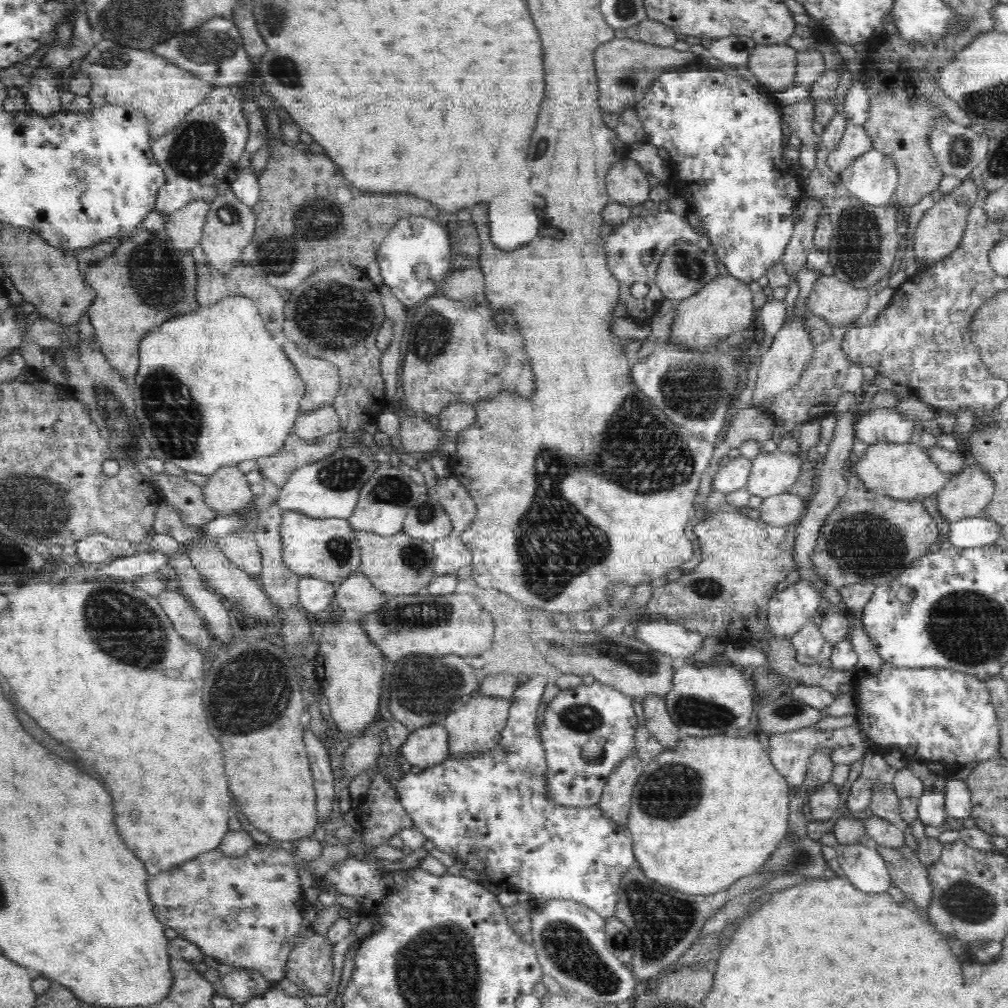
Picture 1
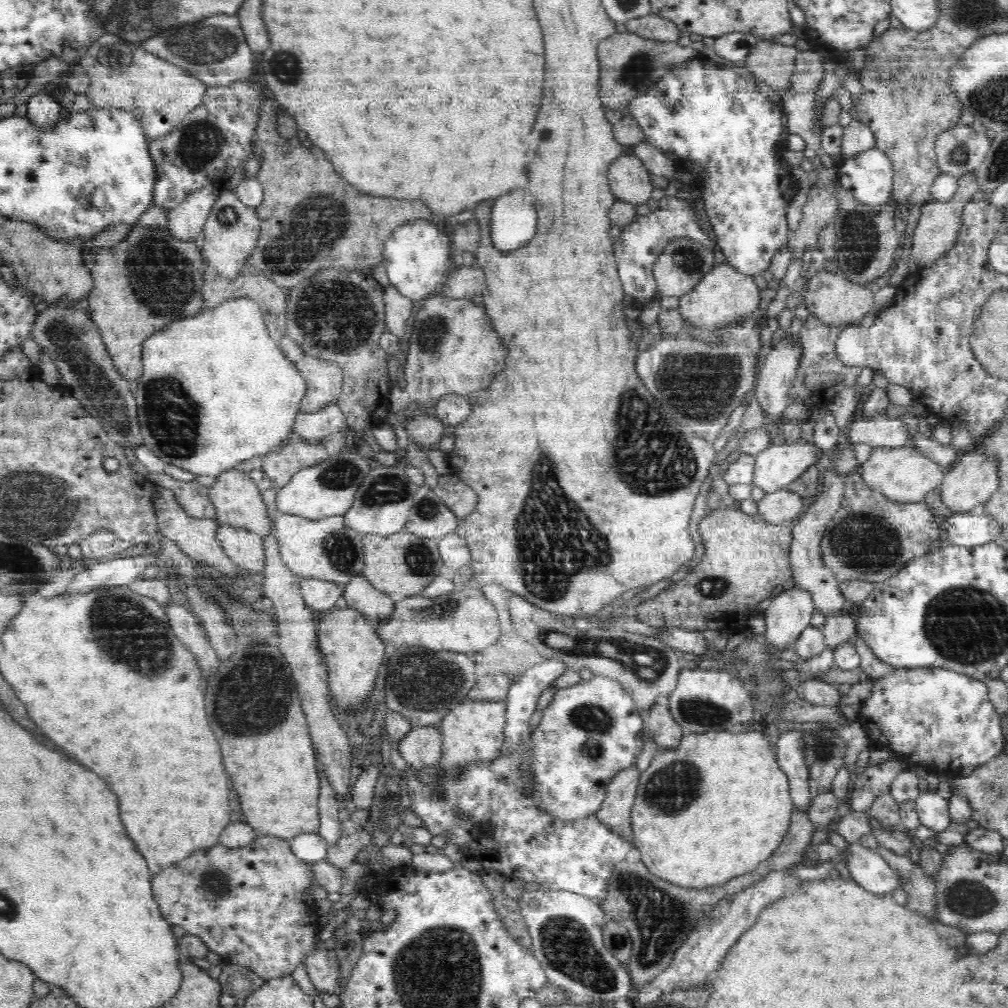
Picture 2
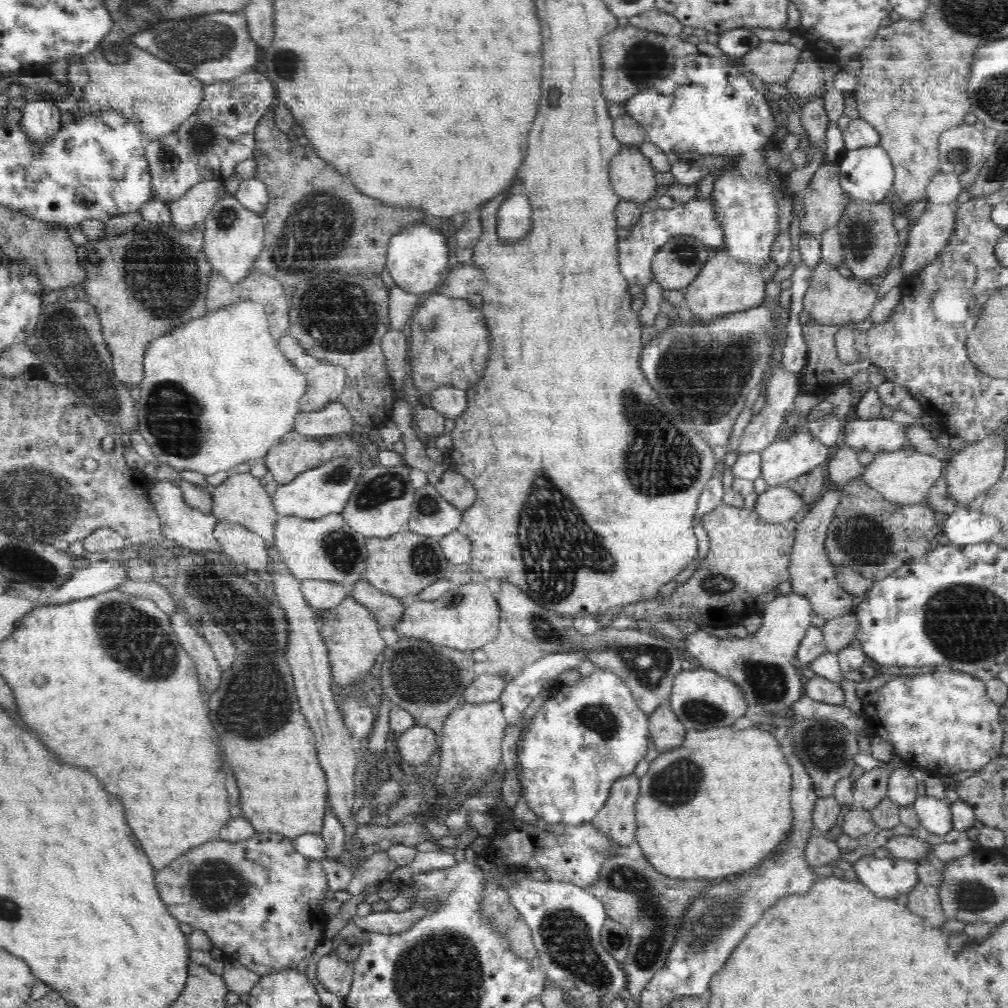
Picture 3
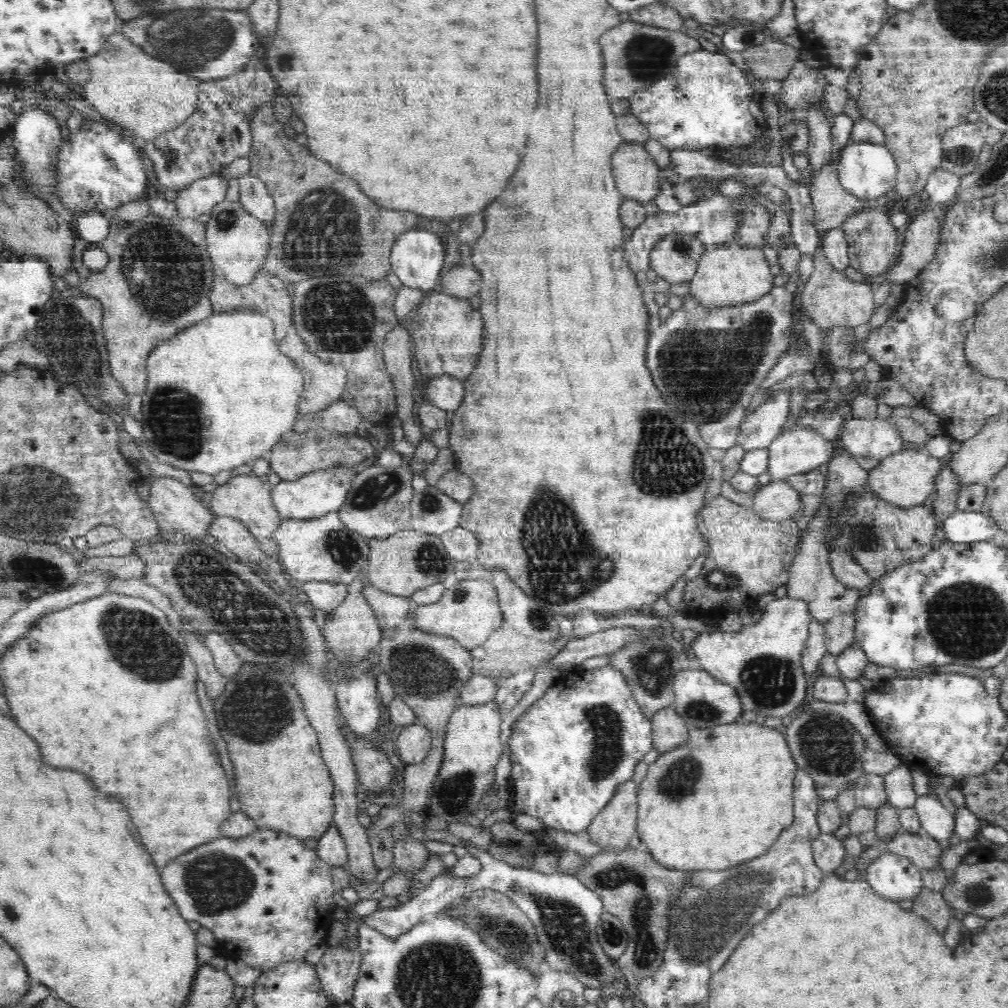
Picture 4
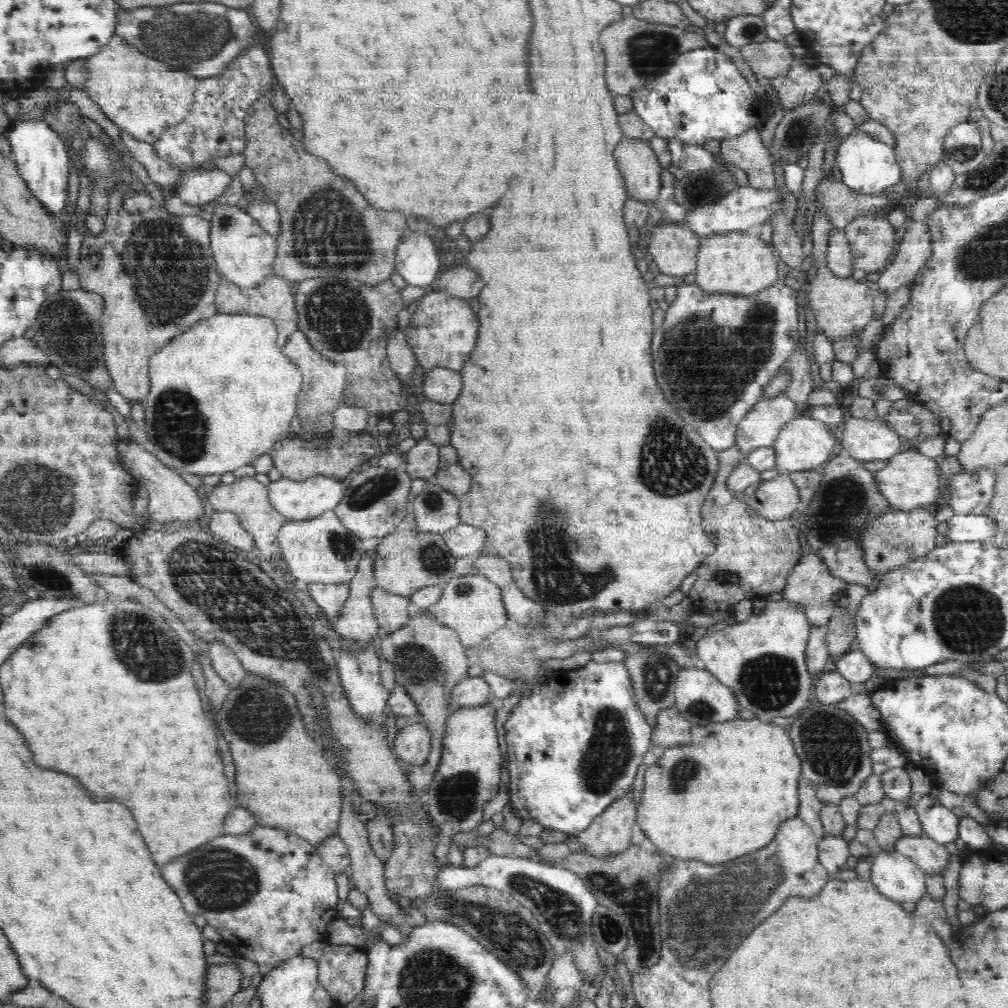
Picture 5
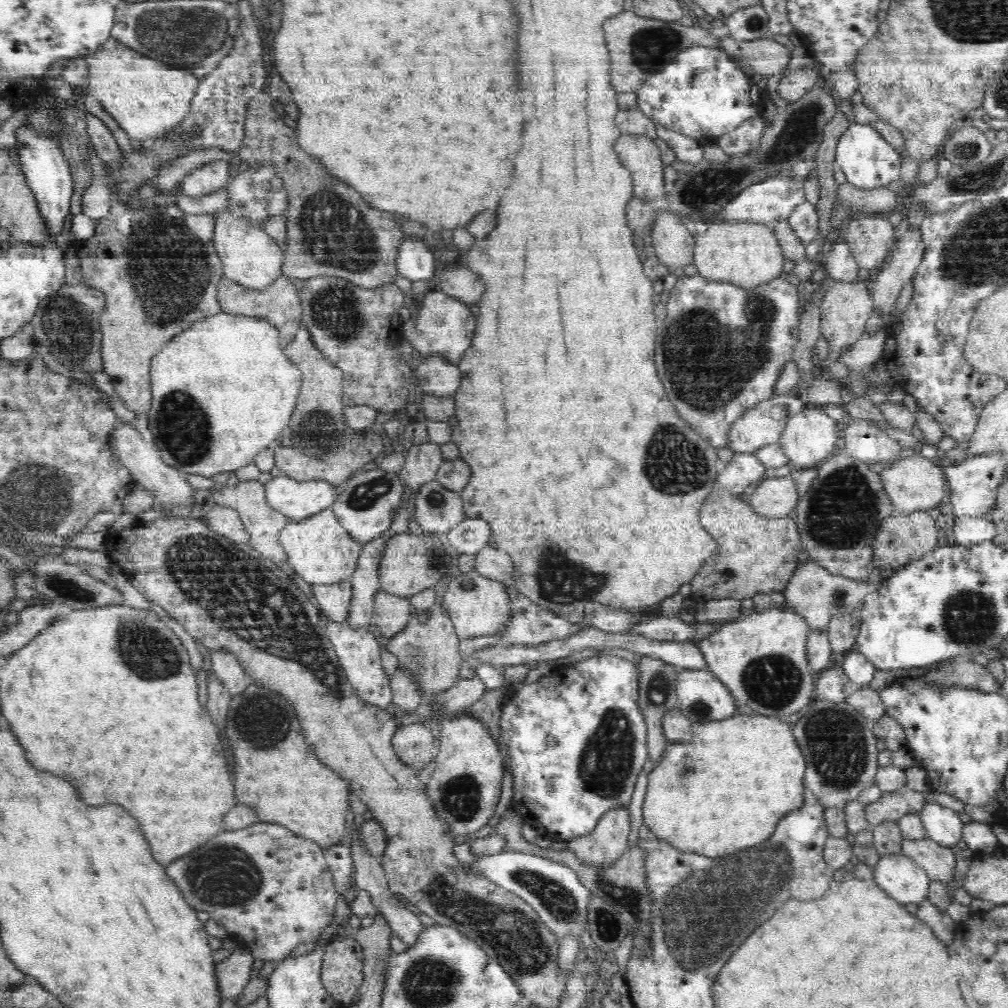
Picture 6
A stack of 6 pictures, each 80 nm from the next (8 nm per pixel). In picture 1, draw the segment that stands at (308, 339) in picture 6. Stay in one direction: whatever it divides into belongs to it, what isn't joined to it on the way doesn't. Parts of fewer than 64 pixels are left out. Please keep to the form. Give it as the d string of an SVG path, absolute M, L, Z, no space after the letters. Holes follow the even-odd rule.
M287 339L282 347L286 356L294 362L297 373L306 384L306 392L299 406L301 411L311 411L333 404L338 397L342 396L337 366L327 360L306 356L291 340Z

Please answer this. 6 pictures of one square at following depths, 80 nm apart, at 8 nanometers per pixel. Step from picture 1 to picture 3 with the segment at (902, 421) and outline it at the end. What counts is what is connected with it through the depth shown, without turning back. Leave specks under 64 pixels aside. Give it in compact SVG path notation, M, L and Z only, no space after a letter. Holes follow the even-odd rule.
M882 416L871 419L856 418L842 425L841 438L856 451L898 451L907 446L904 426Z

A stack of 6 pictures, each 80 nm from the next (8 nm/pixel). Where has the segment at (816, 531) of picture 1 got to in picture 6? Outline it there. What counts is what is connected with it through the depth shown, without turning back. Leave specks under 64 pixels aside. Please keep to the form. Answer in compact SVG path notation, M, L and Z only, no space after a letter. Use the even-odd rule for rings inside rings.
M808 560L803 565L799 565L797 570L793 572L792 578L782 593L785 596L785 606L804 617L810 631L826 631L830 619L834 615L843 612L857 613L863 607L866 595L878 590L881 582L882 580L874 582L874 584L866 584L866 582L838 577L828 572L824 567Z

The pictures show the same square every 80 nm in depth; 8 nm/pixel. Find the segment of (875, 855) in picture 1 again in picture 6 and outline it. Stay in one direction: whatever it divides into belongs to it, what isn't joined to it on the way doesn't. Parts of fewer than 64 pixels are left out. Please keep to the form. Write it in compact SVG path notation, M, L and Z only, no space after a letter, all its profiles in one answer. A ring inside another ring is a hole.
M901 852L881 856L873 868L873 879L884 892L903 905L924 902L932 881L914 859Z

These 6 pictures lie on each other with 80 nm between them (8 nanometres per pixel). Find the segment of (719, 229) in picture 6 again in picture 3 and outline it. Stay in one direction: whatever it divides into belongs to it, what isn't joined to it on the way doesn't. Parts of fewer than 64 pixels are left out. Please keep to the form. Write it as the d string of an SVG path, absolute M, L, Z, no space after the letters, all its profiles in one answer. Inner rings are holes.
M723 250L716 256L709 257L694 283L690 284L684 292L686 294L684 294L683 305L690 309L694 317L702 321L714 321L716 317L743 312L744 309L758 306L760 300L764 298L764 280L756 266L736 261L726 250Z

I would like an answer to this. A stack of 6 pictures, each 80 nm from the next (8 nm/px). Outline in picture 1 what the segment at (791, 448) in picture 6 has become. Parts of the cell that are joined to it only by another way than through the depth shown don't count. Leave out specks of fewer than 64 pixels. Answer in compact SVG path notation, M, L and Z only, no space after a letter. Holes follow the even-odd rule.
M762 450L752 461L751 473L747 482L750 496L759 496L762 499L787 492L801 471L804 463L799 454L765 452Z

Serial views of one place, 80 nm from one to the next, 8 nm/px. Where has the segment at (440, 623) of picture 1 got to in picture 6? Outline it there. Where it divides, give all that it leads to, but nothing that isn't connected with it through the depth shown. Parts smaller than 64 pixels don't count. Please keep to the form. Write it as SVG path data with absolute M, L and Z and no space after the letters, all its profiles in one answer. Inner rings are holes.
M472 570L457 573L448 584L444 592L442 605L448 608L448 615L452 621L458 638L476 638L482 635L494 635L499 631L502 622L511 614L511 598L506 592L507 588L501 581L482 576L478 571Z

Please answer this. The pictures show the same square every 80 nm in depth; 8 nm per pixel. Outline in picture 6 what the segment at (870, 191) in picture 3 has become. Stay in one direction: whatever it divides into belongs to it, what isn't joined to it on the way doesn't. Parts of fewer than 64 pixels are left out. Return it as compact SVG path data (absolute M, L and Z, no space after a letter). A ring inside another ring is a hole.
M850 124L846 132L840 136L836 146L835 164L842 170L848 183L872 190L878 186L888 186L894 180L900 179L899 152L870 124Z

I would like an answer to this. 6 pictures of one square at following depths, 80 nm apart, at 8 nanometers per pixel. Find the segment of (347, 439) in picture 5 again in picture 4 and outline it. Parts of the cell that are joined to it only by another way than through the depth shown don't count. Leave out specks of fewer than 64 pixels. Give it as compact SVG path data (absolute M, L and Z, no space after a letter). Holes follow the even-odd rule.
M292 430L284 434L281 441L269 450L267 455L271 469L282 481L298 480L302 475L326 470L336 465L355 466L375 456L375 449L367 439L361 439L356 433L340 433L333 430L319 430L313 433L297 433Z

